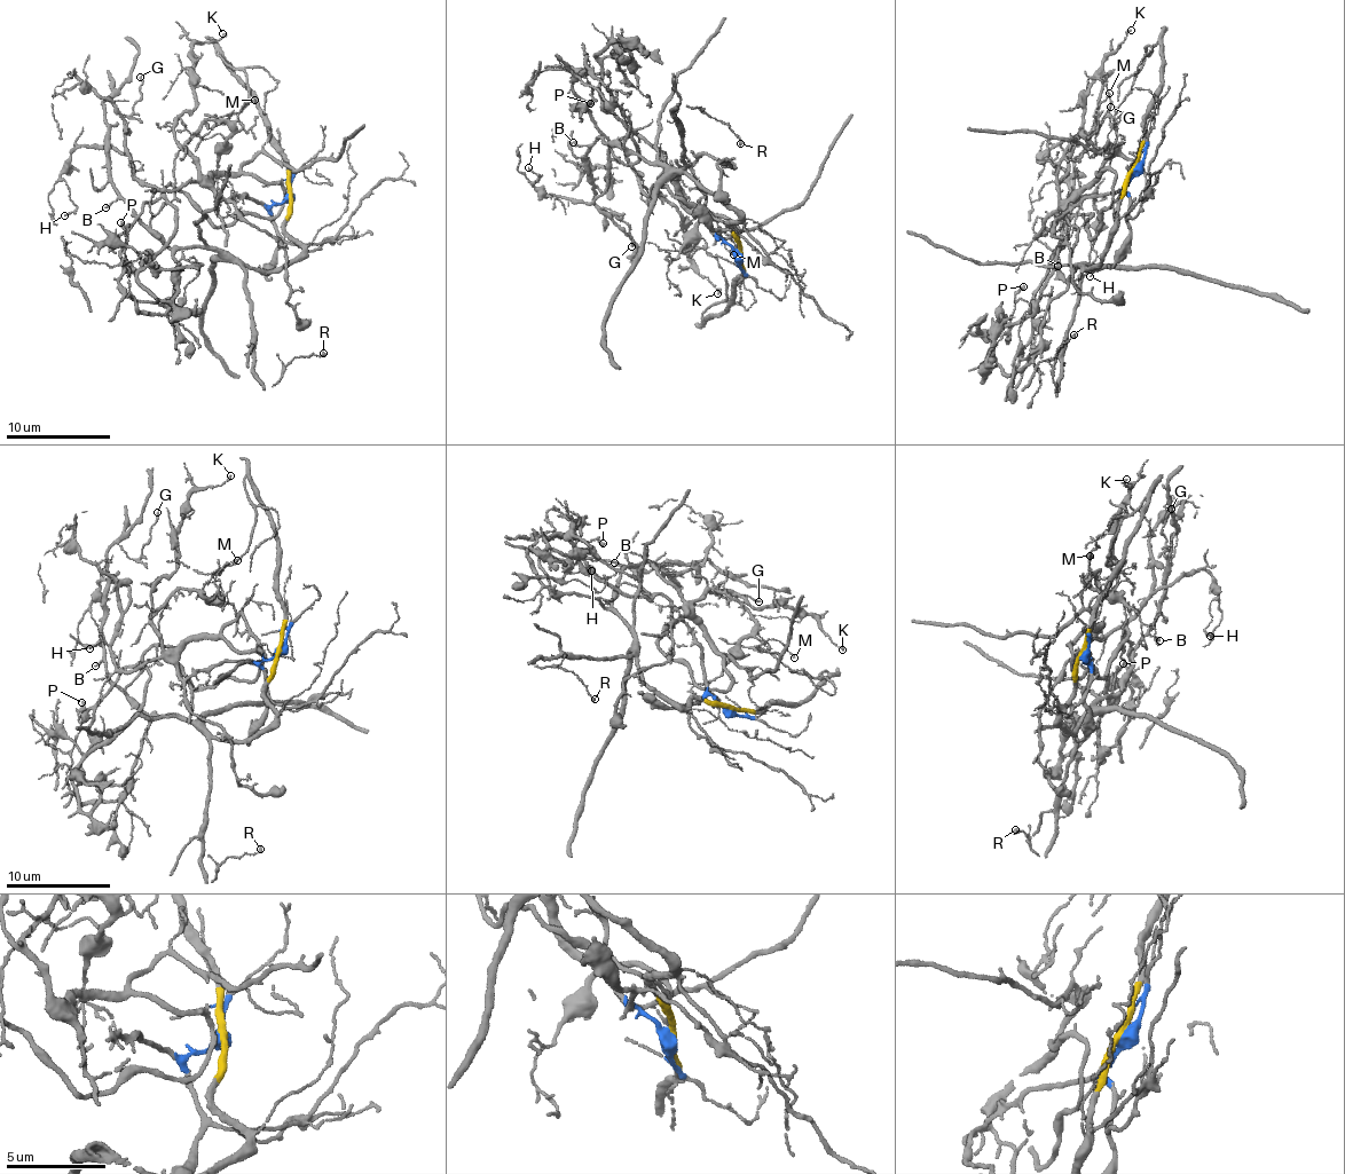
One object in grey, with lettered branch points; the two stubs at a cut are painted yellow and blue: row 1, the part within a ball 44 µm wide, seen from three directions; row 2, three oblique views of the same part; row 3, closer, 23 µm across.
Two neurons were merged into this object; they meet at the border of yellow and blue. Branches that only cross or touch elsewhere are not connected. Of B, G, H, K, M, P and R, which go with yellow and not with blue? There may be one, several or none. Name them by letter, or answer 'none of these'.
B, G, P, R

